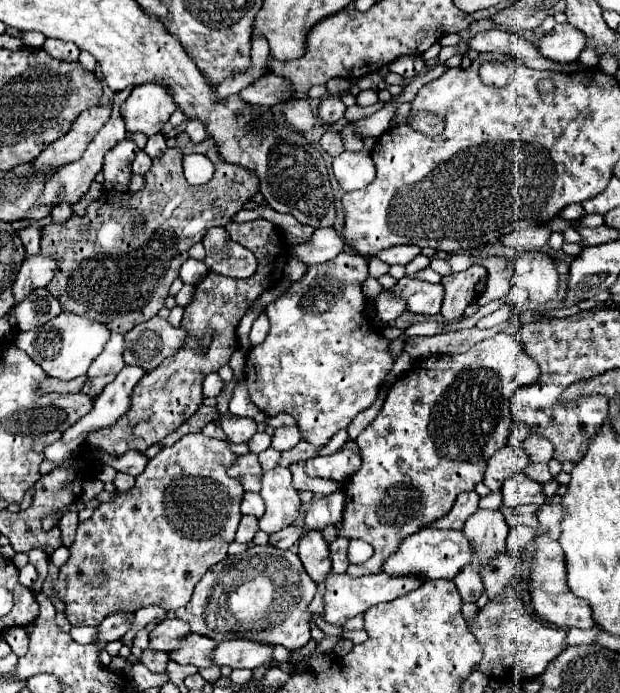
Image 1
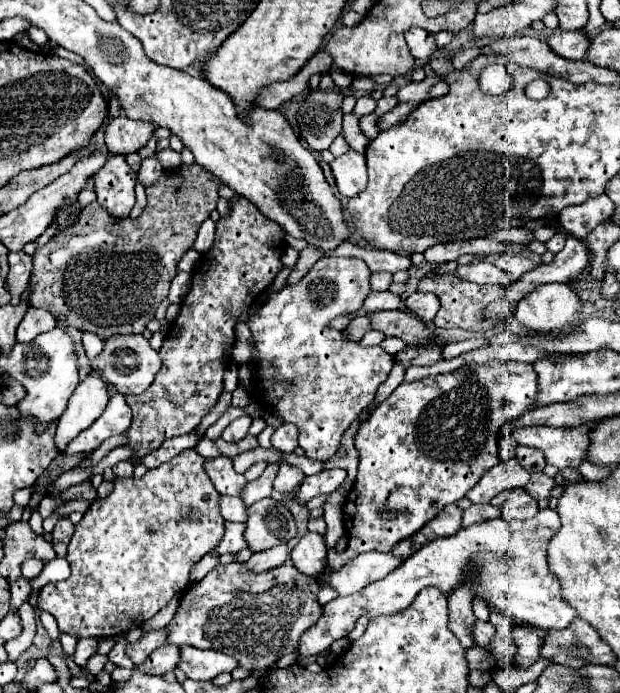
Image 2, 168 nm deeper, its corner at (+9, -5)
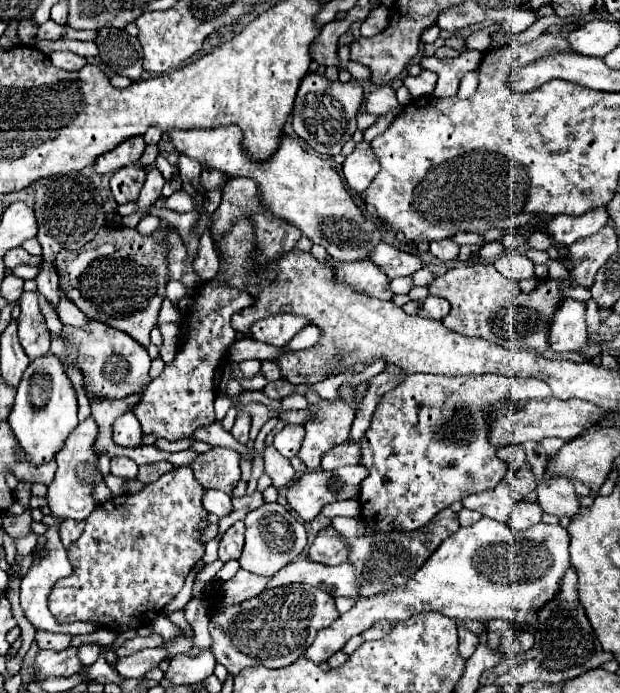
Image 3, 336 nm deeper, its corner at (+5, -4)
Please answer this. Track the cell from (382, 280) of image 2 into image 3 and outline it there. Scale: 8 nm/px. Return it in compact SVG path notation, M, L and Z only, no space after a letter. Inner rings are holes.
M397 277L397 279L391 279L391 291L393 291L393 293L403 293L403 295L405 295L411 287L413 287L411 277Z

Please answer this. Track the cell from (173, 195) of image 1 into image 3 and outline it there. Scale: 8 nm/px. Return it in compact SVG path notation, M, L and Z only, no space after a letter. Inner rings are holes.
M103 225L91 243L77 251L59 251L55 259L55 269L59 273L59 287L71 303L75 303L91 321L105 323L109 327L121 329L139 341L143 347L149 345L149 331L157 325L157 315L165 299L165 285L169 277L167 253L169 253L169 227L165 231L157 229L153 235L141 235L137 229L127 229L123 225ZM157 233L163 237L157 239Z

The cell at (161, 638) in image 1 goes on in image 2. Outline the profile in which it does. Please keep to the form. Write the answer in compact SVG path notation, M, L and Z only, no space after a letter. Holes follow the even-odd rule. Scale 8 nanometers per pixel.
M157 630L157 632L143 632L143 636L135 642L135 644L127 644L125 652L127 656L135 662L141 664L155 648L159 648L161 644L165 644L165 630Z

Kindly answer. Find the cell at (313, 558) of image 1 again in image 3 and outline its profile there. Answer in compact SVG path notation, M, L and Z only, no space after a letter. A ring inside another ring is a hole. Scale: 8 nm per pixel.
M327 527L317 533L313 545L309 547L309 559L323 563L323 565L337 565L347 559L347 547L343 539L333 531L333 527Z

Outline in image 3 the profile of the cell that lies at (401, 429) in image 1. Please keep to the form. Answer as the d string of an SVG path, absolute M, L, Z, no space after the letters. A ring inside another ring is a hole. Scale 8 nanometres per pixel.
M407 375L401 385L383 395L361 441L361 465L365 465L369 471L369 475L361 483L359 493L361 521L365 523L365 533L373 535L421 529L453 501L461 501L471 493L495 487L507 475L507 465L503 459L497 457L497 447L489 441L491 407L501 405L505 399L523 405L531 399L547 397L551 397L549 387L533 377L521 381L519 377L513 379L505 375Z

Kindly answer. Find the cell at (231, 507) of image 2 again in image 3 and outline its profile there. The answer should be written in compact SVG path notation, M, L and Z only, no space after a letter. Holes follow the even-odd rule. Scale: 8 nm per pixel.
M211 489L205 493L203 497L203 507L217 515L217 517L227 517L231 511L233 511L233 505L231 505L231 497L225 493L225 491L217 491L217 489Z

